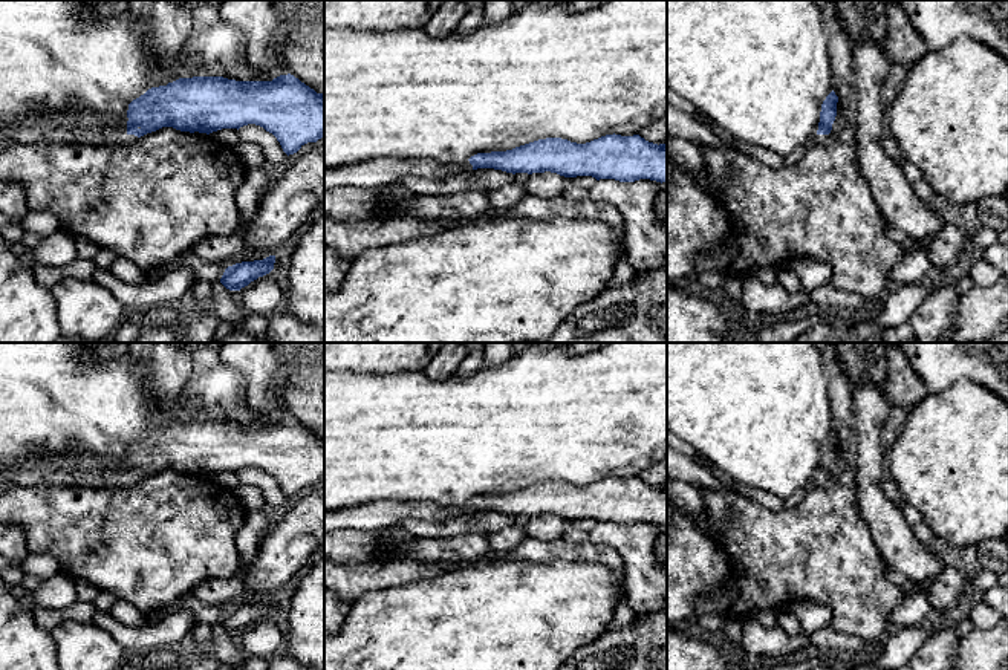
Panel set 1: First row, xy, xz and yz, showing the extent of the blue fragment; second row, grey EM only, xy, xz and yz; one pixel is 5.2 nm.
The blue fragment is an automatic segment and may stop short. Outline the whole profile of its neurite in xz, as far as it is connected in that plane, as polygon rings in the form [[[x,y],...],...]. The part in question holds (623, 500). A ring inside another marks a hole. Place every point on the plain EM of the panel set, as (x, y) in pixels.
[[[606,477],[586,486],[561,480],[538,482],[512,493],[477,496],[460,506],[428,500],[373,500],[324,512],[324,532],[341,529],[379,532],[404,520],[442,522],[477,511],[506,516],[557,516],[564,520],[592,519],[635,525],[667,525],[667,486],[653,486],[639,477]]]

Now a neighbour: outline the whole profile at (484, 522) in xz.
[[[477,511],[471,516],[460,516],[442,522],[422,522],[418,519],[404,520],[399,526],[418,537],[457,537],[467,532],[494,534],[509,525],[514,517],[494,511]]]

